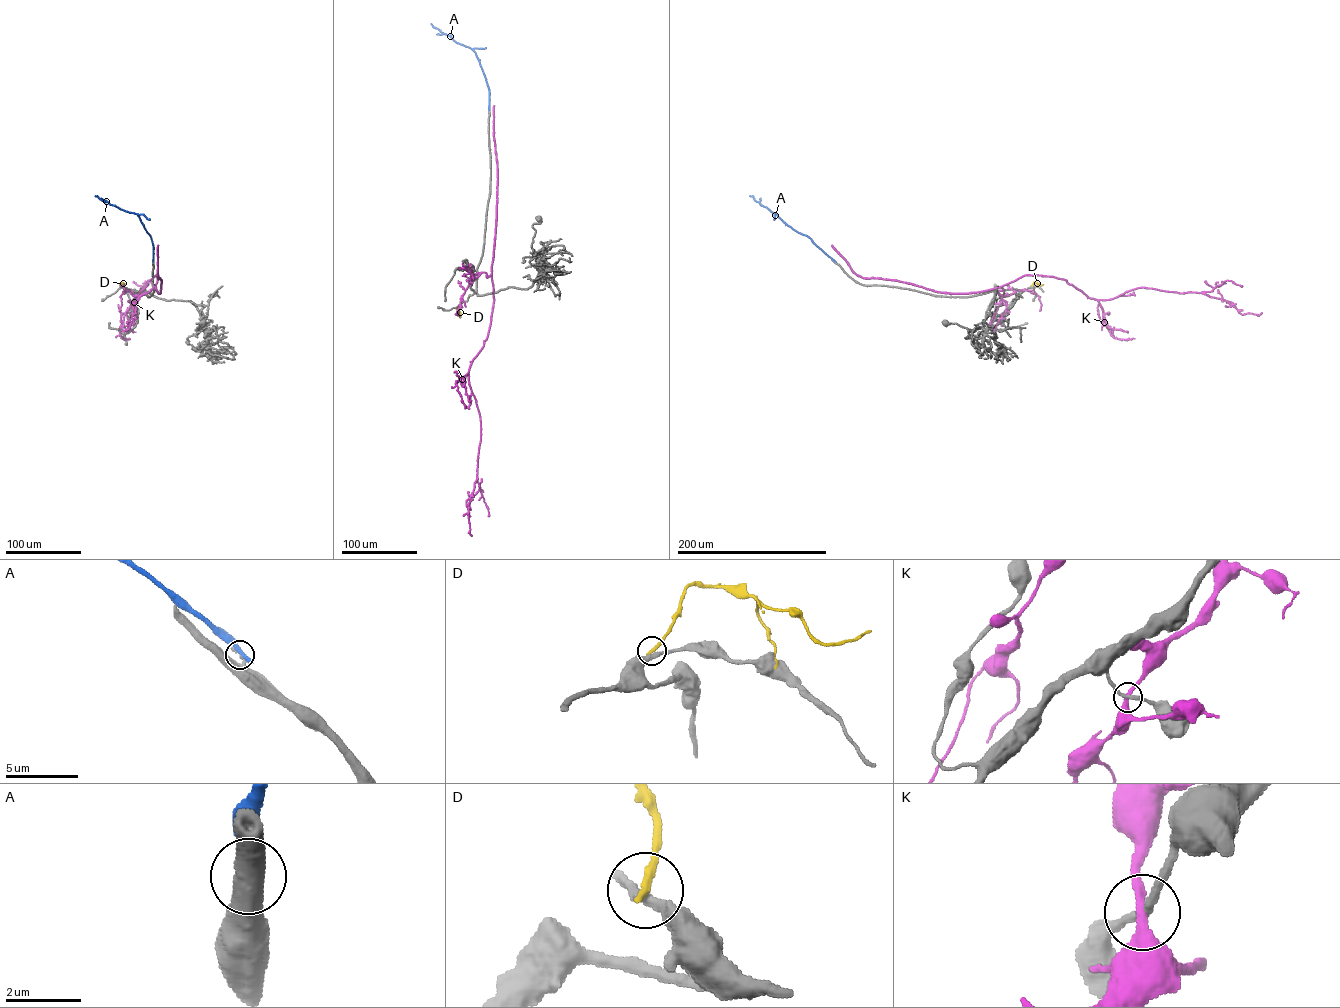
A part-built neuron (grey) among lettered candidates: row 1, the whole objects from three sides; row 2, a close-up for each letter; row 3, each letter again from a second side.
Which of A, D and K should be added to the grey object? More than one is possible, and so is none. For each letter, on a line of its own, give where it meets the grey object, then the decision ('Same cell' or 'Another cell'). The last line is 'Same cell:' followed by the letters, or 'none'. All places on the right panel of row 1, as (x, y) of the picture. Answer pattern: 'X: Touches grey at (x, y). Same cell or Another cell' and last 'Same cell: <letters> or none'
A: Touches grey at (835, 261). Another cell
D: Touches grey at (1031, 285). Another cell
K: Touches grey at (1001, 317). Another cell
Same cell: none

